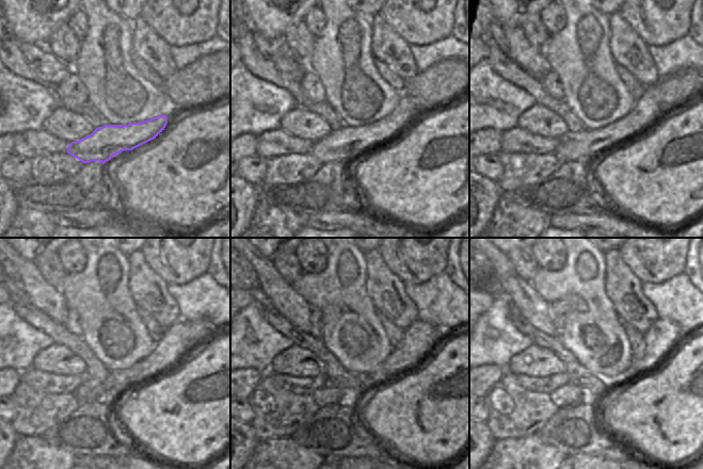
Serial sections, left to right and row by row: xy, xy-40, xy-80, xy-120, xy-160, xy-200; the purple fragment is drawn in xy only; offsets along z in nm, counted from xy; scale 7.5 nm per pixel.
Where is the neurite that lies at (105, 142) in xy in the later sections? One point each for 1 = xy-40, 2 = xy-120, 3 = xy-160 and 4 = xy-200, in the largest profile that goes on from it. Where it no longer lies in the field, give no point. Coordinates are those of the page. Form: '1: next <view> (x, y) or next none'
1: next xy-40 (345, 144)
2: next xy-120 (173, 344)
3: next xy-160 (417, 342)
4: next xy-200 (664, 334)

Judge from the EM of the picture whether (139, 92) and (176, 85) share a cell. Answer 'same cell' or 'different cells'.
different cells

